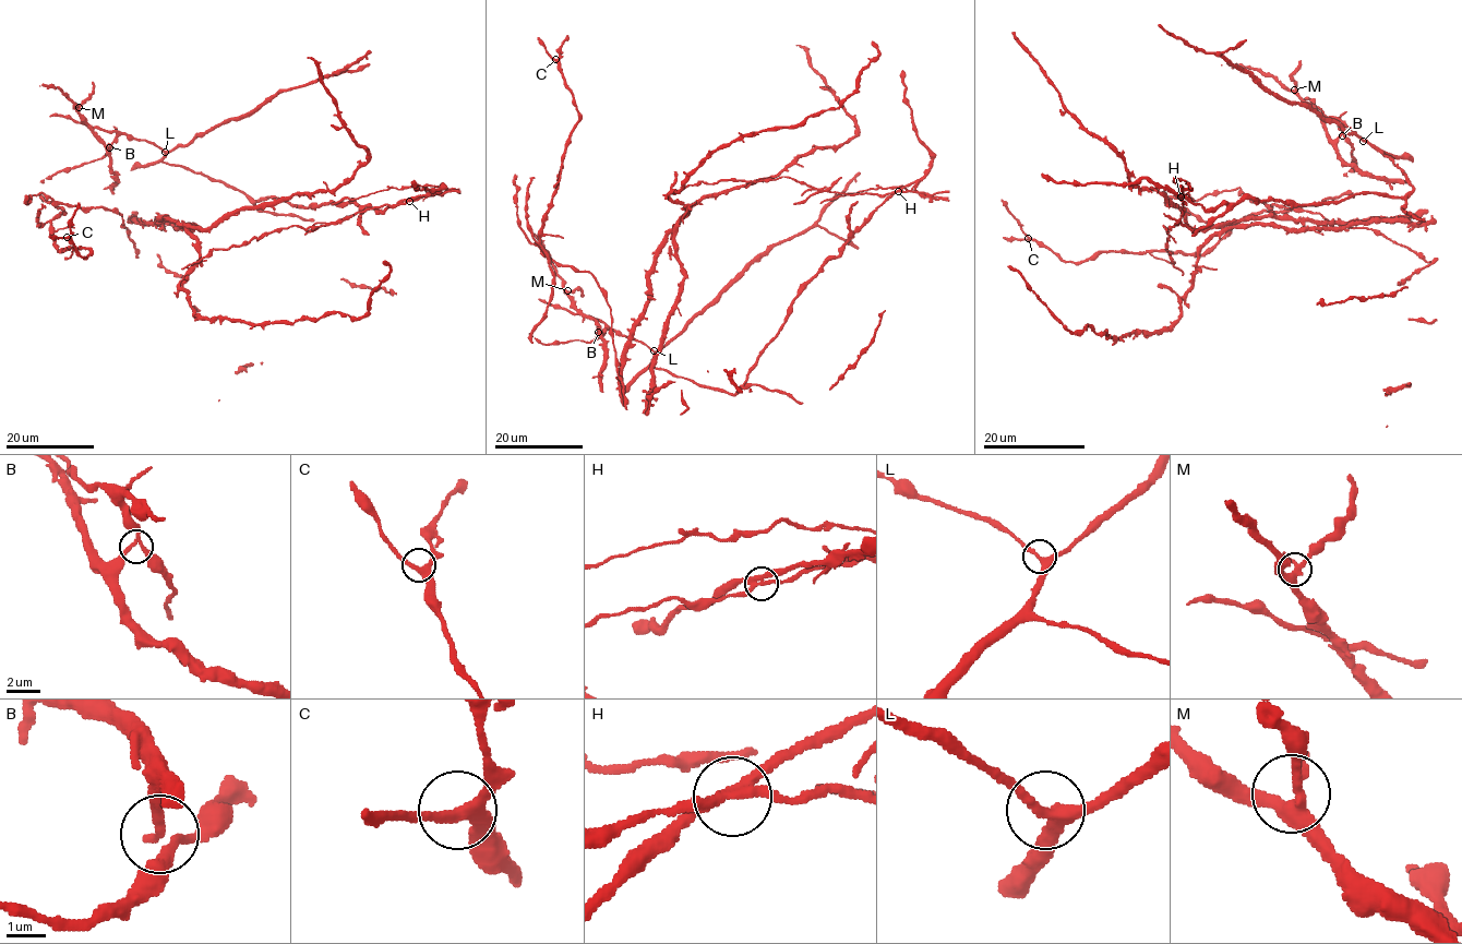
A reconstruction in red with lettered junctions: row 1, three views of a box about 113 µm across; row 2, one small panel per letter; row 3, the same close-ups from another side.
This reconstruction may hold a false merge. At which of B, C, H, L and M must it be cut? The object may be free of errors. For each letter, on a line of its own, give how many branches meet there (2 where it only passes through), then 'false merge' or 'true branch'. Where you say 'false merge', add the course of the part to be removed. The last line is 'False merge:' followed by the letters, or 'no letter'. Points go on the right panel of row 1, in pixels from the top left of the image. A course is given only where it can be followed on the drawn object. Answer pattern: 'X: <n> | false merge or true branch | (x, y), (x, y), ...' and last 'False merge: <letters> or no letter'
B: 3 | true branch
C: 3 | true branch
H: 4 | false merge | (1179, 196), (1185, 203), (1178, 222), (1167, 229), (1163, 226), (1169, 234), (1167, 249), (1172, 264), (1183, 275)
L: 3 | true branch
M: 4 | true branch
False merge: H

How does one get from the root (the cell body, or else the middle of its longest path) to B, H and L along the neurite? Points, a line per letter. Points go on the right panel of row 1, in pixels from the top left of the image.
B: (1169, 228), (1183, 196), (1214, 210), (1413, 189), (1339, 120), (1342, 135)
H: (1169, 228), (1181, 218), (1185, 203), (1179, 196)
L: (1169, 228), (1183, 196), (1206, 210), (1250, 198), (1405, 196), (1407, 179), (1363, 141)

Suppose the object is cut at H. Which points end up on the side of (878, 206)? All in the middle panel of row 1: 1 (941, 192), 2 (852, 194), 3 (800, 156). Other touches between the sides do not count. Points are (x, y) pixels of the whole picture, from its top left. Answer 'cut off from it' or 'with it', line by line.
1: cut off from it
2: cut off from it
3: with it

